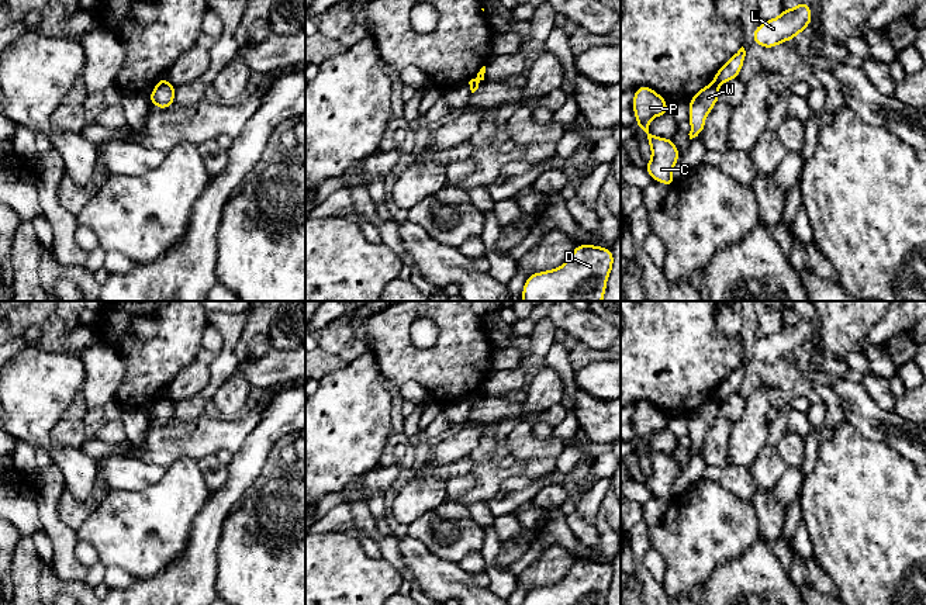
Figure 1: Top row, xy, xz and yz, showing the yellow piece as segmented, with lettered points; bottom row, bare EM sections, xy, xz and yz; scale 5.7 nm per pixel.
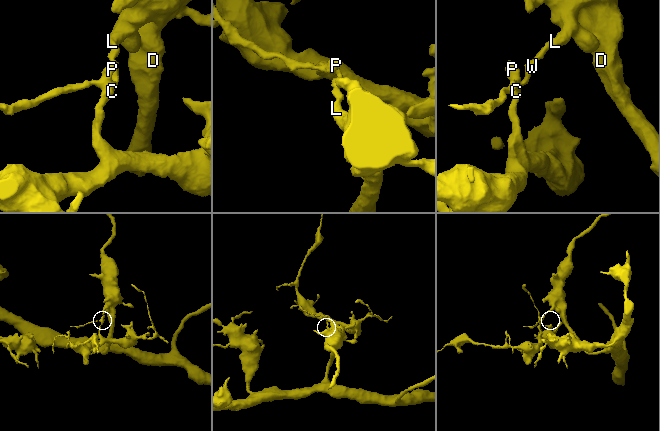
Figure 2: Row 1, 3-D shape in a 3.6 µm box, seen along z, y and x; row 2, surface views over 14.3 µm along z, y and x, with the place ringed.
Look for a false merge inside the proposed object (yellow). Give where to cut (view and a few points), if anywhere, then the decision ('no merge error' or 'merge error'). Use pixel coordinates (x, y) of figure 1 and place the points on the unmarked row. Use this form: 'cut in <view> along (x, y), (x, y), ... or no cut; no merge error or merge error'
cut in yz along (712, 396), (718, 401); merge error

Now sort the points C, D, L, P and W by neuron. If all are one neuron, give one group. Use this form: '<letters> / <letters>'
C P W / D L

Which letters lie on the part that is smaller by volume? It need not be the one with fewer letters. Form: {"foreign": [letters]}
{"foreign": ["C", "P", "W"]}

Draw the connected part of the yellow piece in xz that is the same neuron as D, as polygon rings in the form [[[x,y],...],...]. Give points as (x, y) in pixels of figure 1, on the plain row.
[[[577,560],[563,581],[528,591],[524,605],[607,605],[614,568],[595,560]]]

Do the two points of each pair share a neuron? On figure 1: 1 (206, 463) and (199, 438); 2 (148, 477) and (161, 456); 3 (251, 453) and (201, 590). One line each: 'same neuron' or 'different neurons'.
1: different neurons
2: different neurons
3: same neuron

